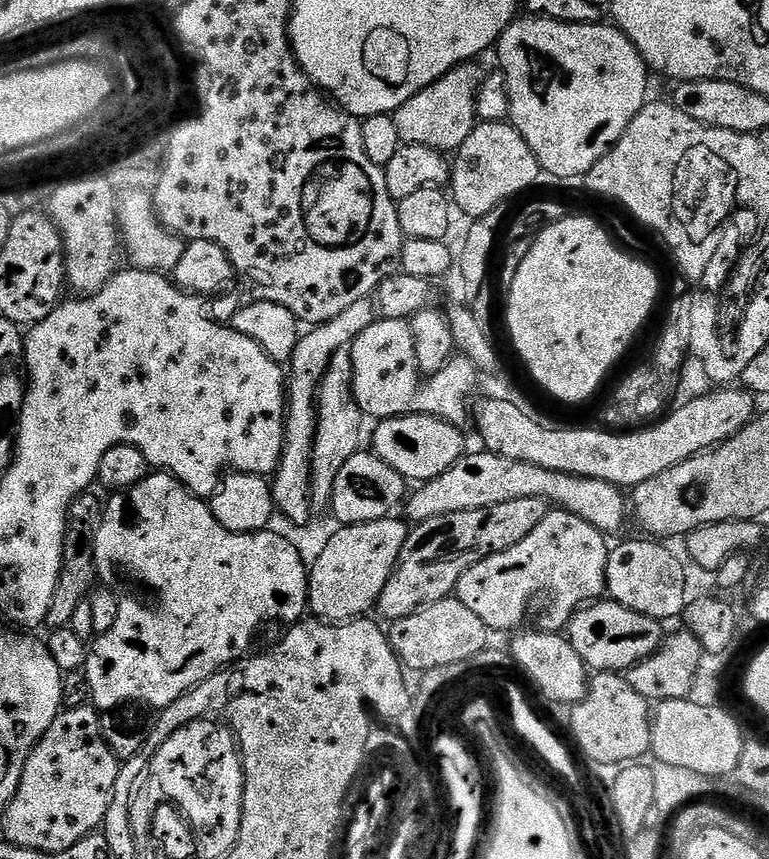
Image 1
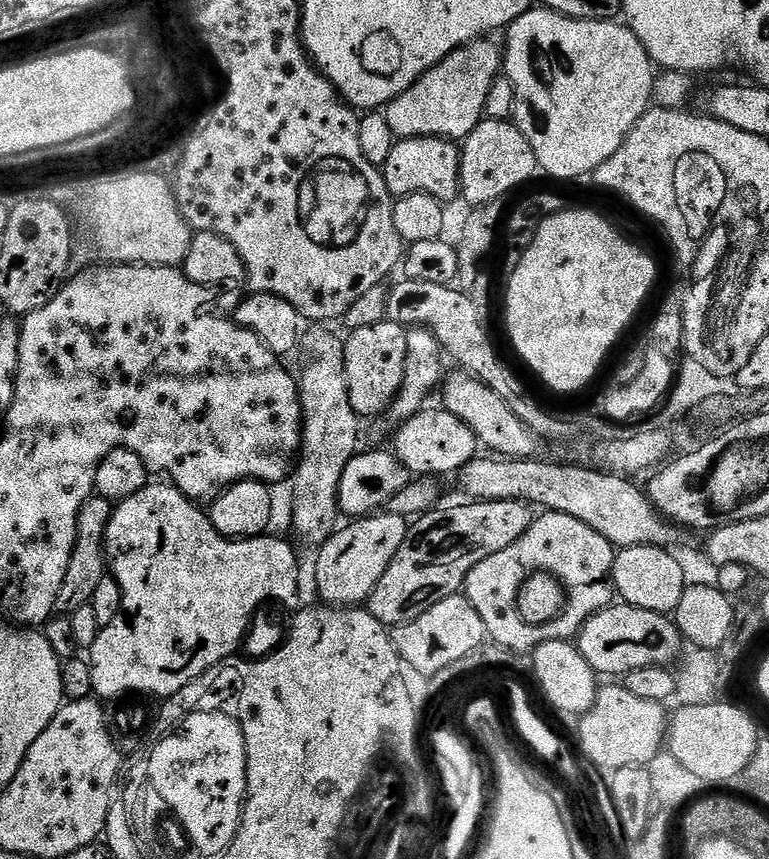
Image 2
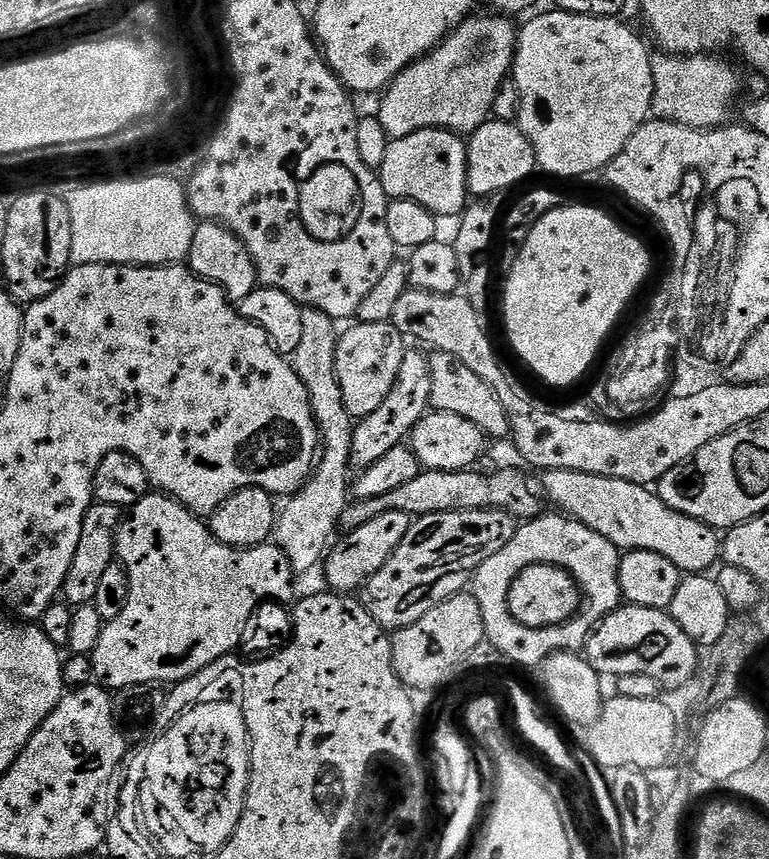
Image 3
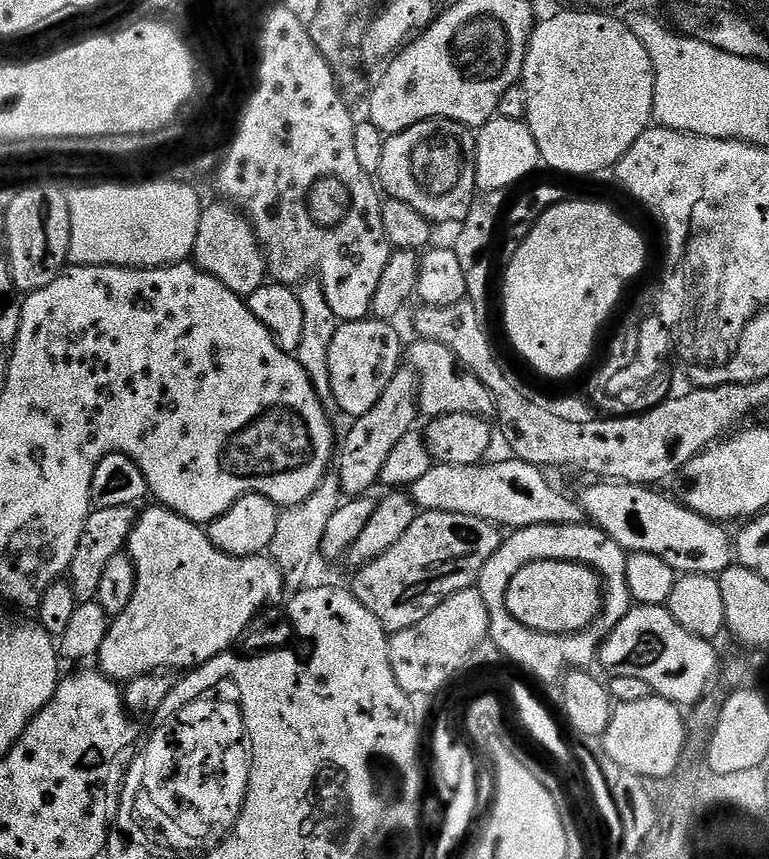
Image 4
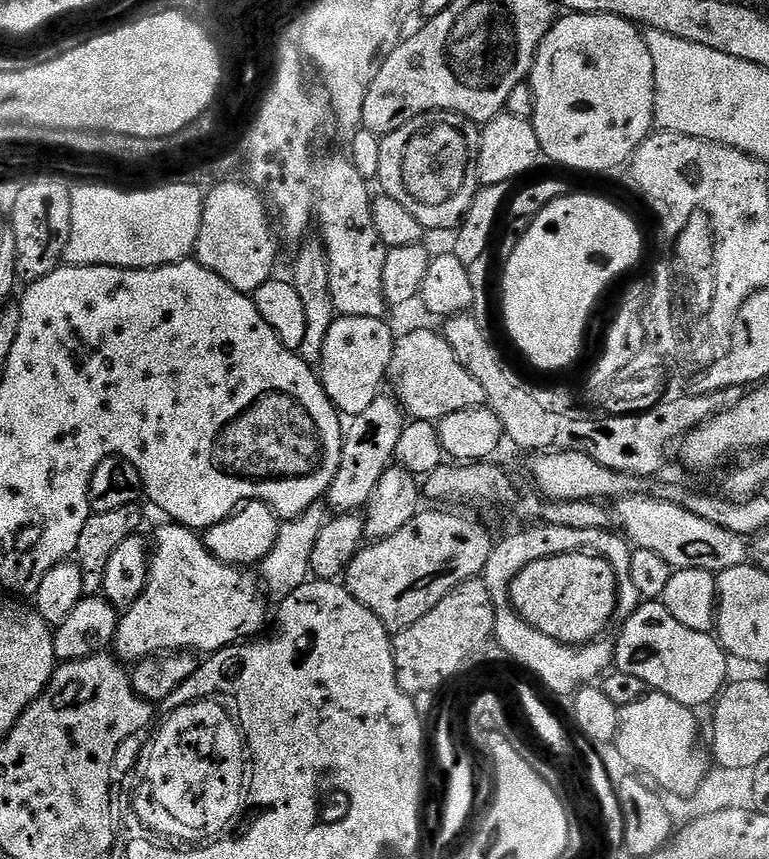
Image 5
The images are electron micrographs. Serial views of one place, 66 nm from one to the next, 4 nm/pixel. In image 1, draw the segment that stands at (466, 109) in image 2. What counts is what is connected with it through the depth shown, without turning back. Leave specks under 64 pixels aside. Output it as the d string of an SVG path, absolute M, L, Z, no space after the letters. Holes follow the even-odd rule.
M479 63L459 64L426 90L414 94L397 112L391 113L394 126L398 126L401 145L426 146L445 154L455 153L470 138L477 126L476 95L480 89L482 71Z

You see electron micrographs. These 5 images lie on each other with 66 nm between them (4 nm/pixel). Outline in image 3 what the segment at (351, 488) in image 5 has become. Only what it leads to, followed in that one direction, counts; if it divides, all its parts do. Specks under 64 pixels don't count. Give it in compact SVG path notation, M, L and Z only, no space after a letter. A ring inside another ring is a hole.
M409 347L402 358L402 366L398 370L398 378L386 394L386 402L374 410L374 414L363 417L353 427L350 454L352 455L352 468L363 470L374 466L378 458L386 455L395 444L405 443L412 435L412 428L429 411L432 399L430 398L430 359L419 352L419 347Z

